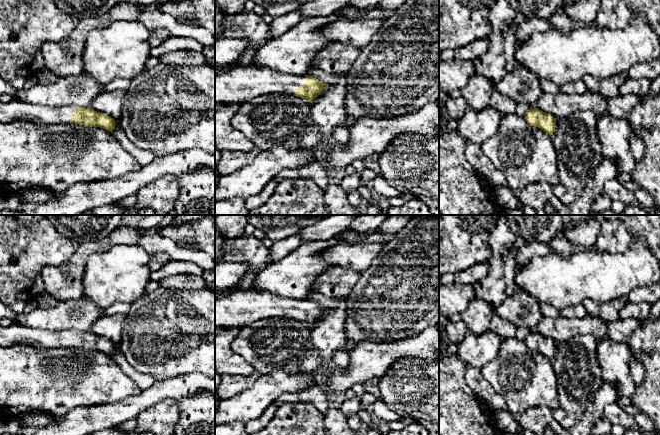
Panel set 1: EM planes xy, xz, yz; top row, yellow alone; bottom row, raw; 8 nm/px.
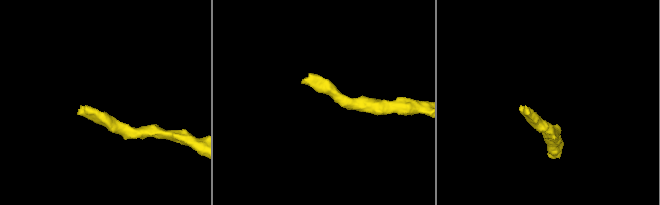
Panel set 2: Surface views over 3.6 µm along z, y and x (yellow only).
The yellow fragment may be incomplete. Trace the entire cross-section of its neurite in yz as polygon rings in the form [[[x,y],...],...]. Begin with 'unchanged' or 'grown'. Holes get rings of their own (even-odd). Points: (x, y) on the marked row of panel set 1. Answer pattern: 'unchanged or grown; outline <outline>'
unchanged; outline [[[530,107],[524,117],[529,125],[540,128],[550,136],[553,135],[556,127],[556,120],[550,114],[538,108]]]

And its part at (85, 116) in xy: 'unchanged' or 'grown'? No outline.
grown

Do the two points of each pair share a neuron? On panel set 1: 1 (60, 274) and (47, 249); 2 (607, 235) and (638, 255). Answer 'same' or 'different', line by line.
1: different
2: different

